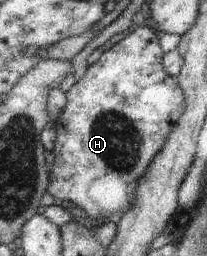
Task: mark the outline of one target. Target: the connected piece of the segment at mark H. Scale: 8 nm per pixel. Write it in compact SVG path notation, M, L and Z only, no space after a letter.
M136 28L87 67L83 77L65 93L67 105L62 119L54 123L57 139L51 152L56 163L49 173L48 193L54 200L75 203L90 219L118 222L120 215L134 209L138 182L150 169L154 157L164 149L166 137L185 111L185 97L177 81L166 73L159 38L152 28Z

